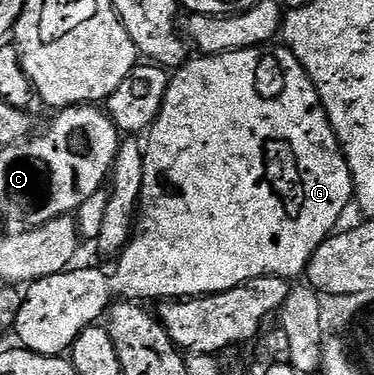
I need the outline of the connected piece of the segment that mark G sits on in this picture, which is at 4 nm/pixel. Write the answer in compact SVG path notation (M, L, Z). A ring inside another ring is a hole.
M262 46L240 49L238 51L224 51L217 55L199 55L182 65L170 77L170 85L166 91L166 97L162 103L162 109L158 112L153 124L148 129L150 141L145 141L144 151L144 186L142 187L142 203L140 215L136 220L136 231L131 235L130 243L122 249L122 284L111 278L98 268L72 268L58 275L50 275L48 278L33 281L25 291L24 302L18 312L16 320L16 333L20 338L19 343L29 349L30 352L44 354L45 356L63 355L73 347L75 338L84 329L95 325L101 315L107 313L113 298L114 290L123 286L119 296L128 302L138 302L147 296L157 302L169 302L171 300L184 300L195 296L211 296L224 290L232 290L236 286L246 284L249 280L255 280L261 276L290 276L301 277L306 267L310 265L310 259L316 254L316 250L339 227L342 215L346 207L351 207L354 195L354 179L350 173L350 167L346 156L342 153L340 142L336 138L334 128L326 117L318 99L318 91L308 78L304 66L284 46L278 46L275 52L265 52Z

